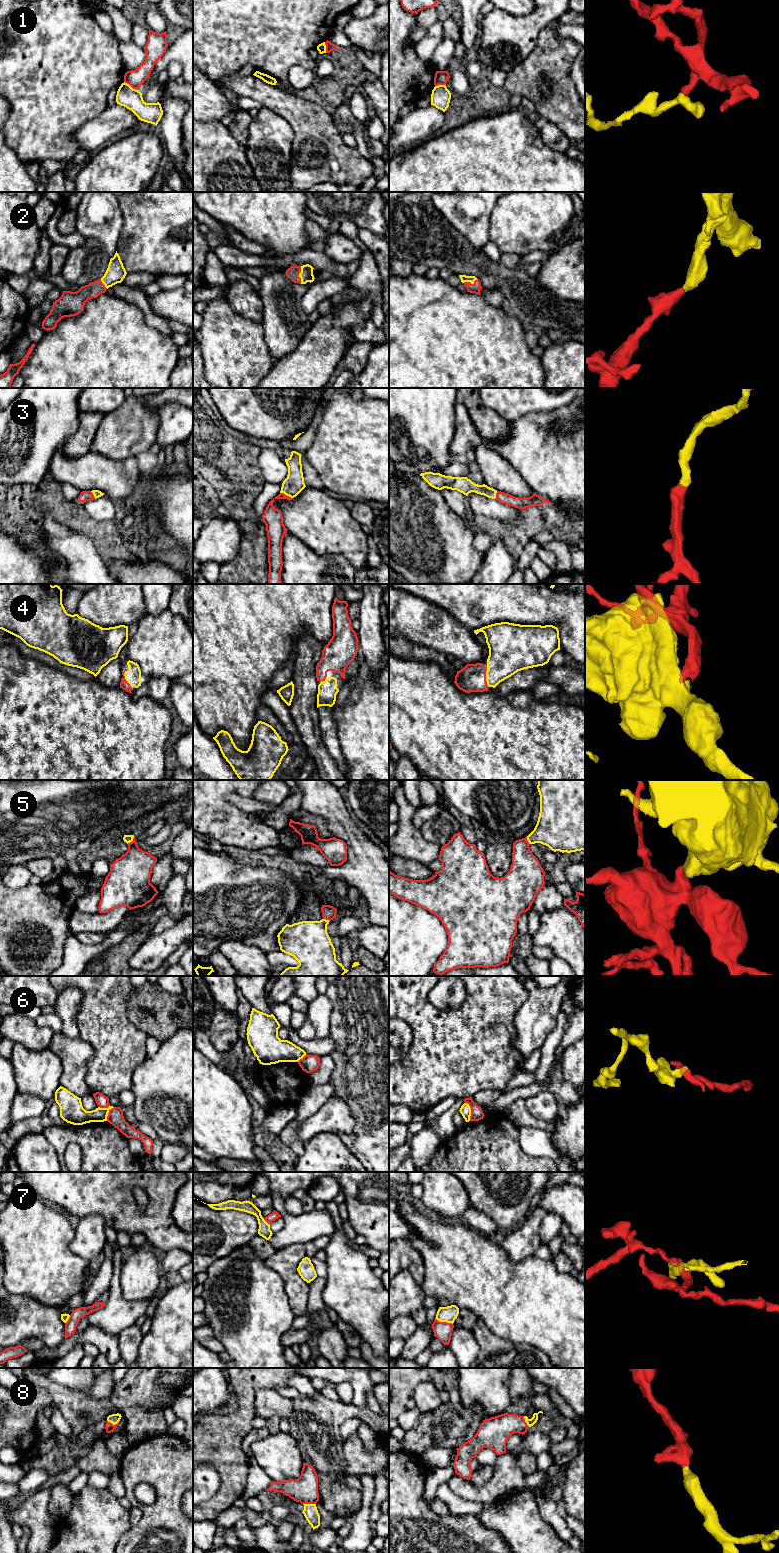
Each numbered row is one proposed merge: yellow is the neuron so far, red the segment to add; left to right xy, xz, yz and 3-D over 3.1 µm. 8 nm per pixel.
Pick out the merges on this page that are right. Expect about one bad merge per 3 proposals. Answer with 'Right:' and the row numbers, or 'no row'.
Right: 2, 3, 4, 5, 8

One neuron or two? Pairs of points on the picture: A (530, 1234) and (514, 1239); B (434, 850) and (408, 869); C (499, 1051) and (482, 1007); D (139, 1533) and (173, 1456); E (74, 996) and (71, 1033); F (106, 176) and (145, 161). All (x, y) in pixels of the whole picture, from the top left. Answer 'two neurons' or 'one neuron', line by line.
A: one neuron
B: two neurons
C: one neuron
D: one neuron
E: one neuron
F: one neuron

